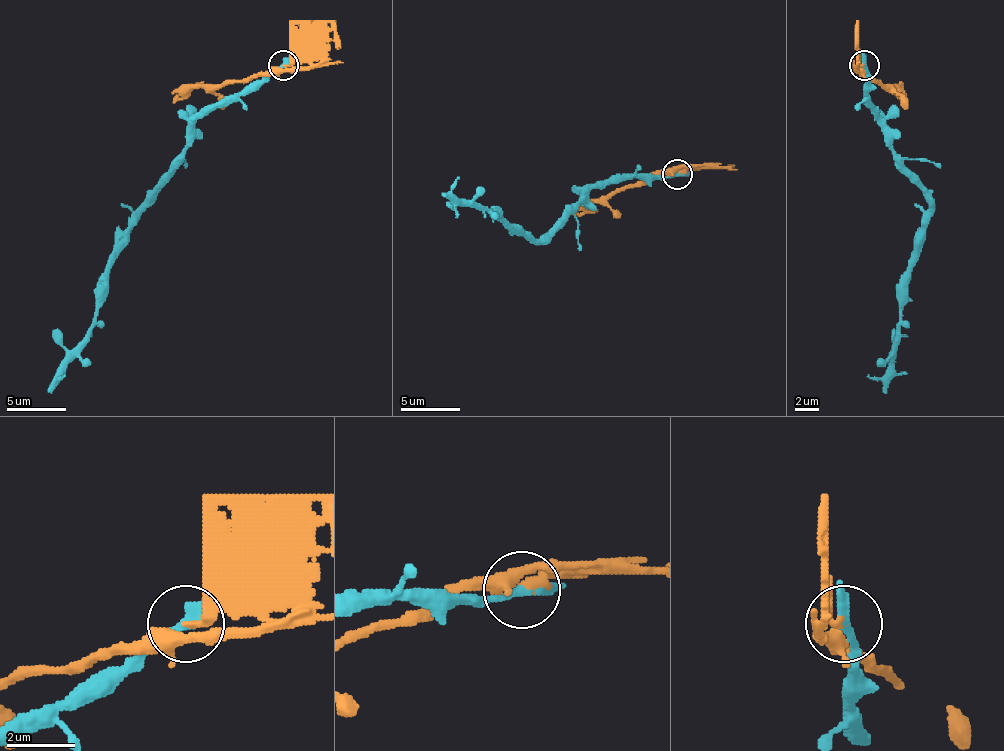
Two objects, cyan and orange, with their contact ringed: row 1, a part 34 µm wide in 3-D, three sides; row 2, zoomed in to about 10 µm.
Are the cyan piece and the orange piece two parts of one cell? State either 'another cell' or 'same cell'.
another cell

